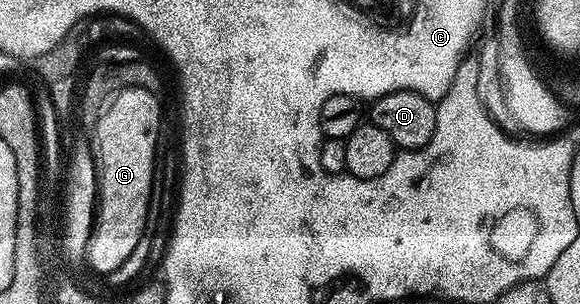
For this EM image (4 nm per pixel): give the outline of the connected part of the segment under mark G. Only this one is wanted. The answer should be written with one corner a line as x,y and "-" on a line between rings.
125,88
123,92
114,93
93,124
97,203
85,263
99,274
116,270
116,266
132,254
136,242
140,242
140,234
148,231
146,219
156,177
154,151
162,128
162,104
158,98
143,88

